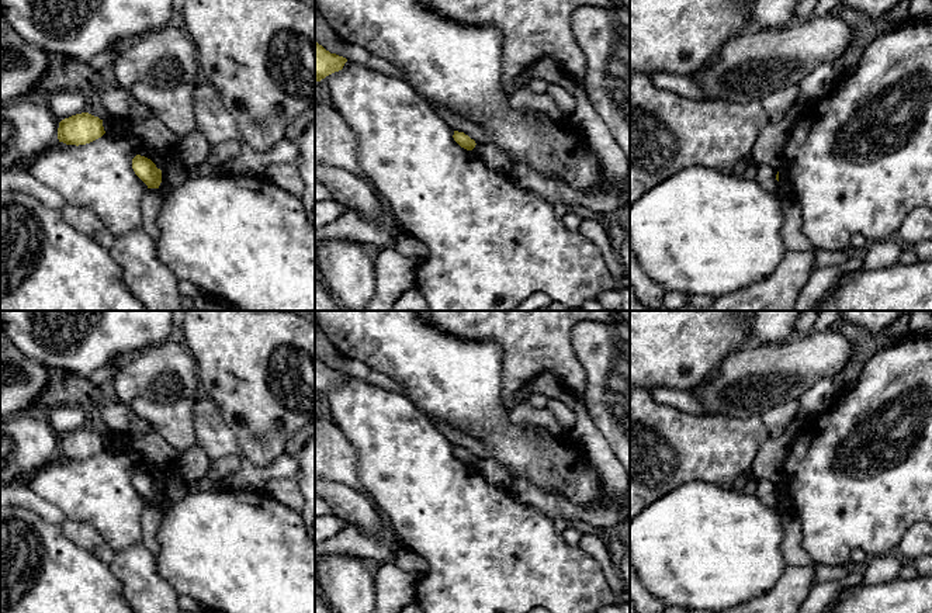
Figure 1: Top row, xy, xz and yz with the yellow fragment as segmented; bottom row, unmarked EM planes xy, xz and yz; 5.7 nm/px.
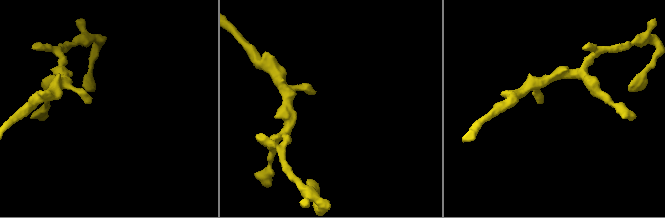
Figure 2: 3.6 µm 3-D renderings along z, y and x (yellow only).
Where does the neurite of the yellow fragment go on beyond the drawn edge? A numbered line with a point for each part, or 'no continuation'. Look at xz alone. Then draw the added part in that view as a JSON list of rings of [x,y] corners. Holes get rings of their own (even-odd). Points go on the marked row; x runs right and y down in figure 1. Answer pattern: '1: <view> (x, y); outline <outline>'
no continuation

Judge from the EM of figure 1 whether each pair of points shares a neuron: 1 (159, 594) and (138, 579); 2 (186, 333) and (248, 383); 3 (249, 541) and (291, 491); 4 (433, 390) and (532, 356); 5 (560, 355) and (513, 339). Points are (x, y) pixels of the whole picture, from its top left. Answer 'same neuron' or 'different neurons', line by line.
1: same neuron
2: same neuron
3: different neurons
4: different neurons
5: same neuron

